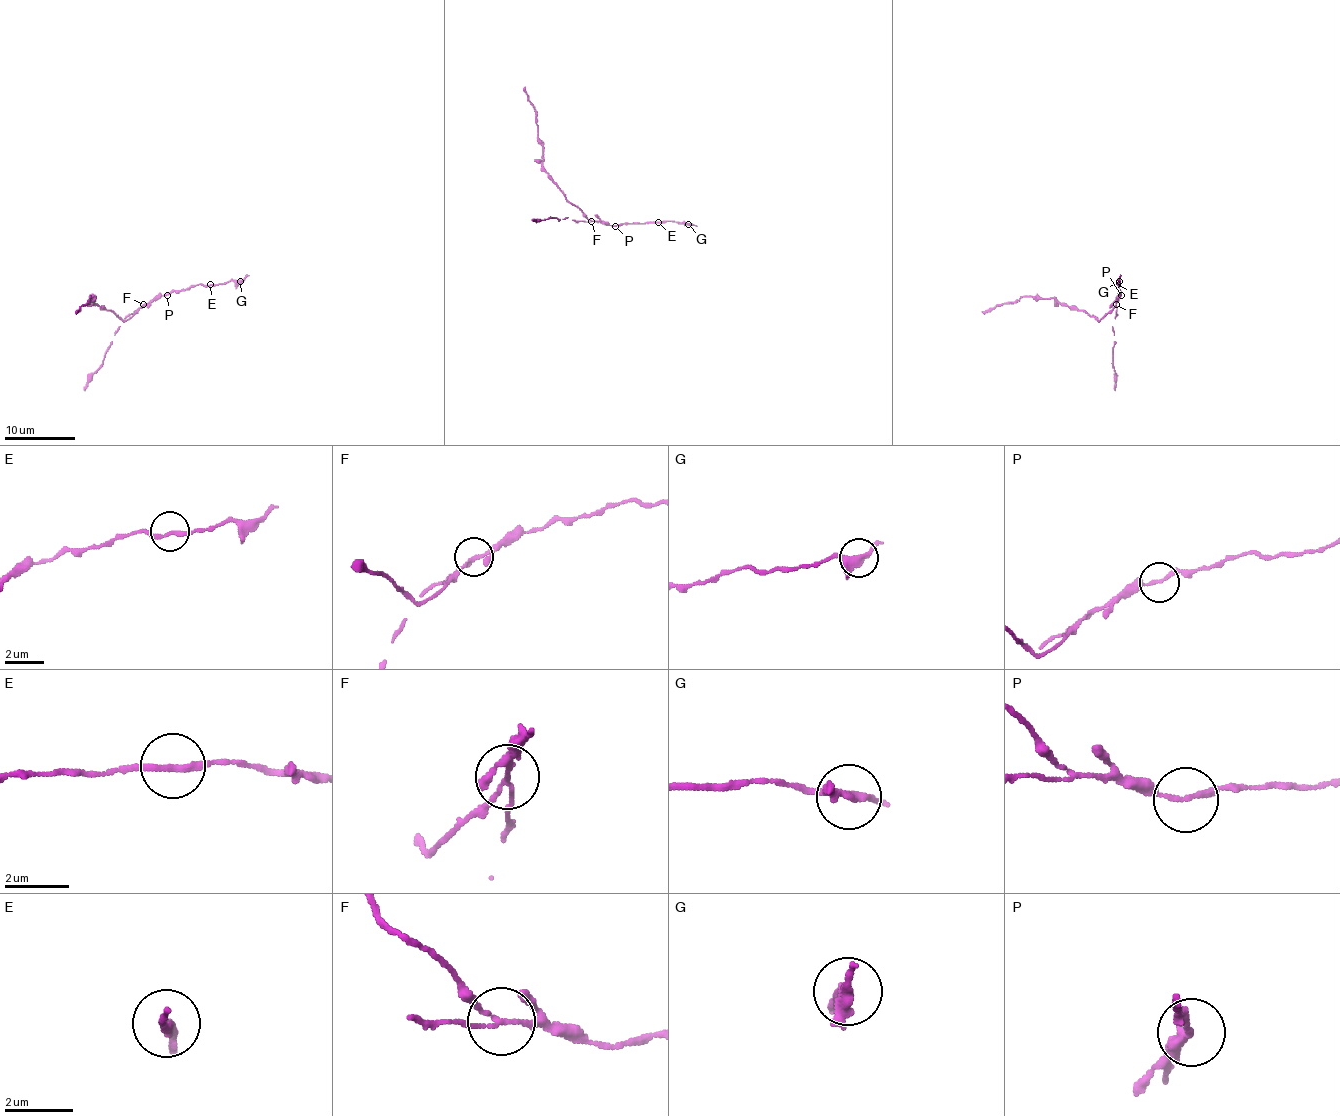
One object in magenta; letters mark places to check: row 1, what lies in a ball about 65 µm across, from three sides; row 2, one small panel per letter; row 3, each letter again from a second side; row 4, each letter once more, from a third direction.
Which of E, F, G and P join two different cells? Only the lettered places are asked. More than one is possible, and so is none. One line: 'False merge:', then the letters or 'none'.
False merge: F

